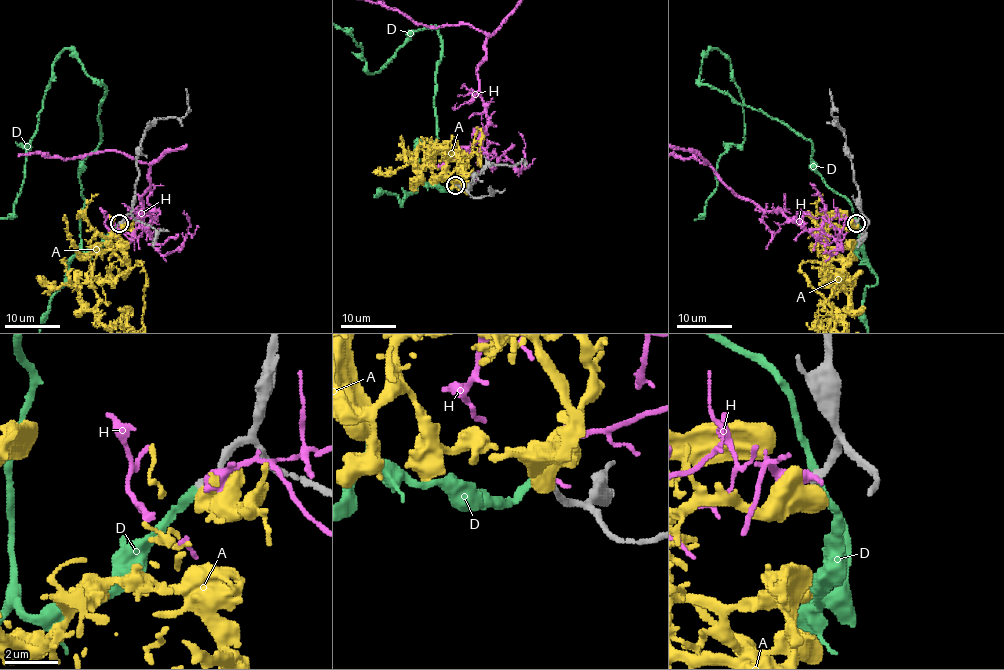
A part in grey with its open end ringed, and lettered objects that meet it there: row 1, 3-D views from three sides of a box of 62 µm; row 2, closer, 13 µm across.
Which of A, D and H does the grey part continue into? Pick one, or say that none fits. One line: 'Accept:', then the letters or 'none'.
Accept: D

